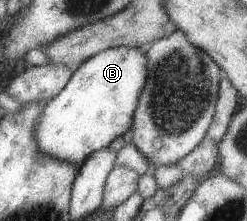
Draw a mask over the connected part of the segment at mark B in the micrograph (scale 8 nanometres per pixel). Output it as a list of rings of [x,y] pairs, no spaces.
[[[124,46],[102,50],[84,60],[70,74],[63,90],[44,104],[34,130],[34,139],[39,150],[79,168],[93,151],[104,149],[112,140],[122,137],[132,125],[132,114],[147,78],[146,62],[145,47]]]

